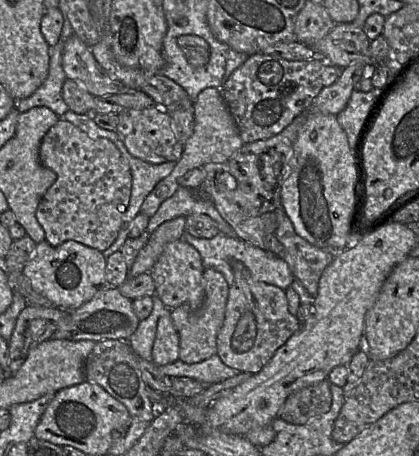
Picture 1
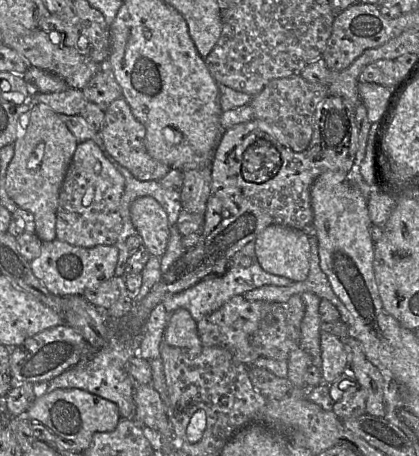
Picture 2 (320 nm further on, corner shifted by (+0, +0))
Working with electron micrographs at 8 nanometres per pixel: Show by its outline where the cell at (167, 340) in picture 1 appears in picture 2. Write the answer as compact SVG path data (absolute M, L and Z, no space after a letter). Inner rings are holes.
M183 308L169 315L163 341L170 346L184 349L191 358L199 356L204 348L198 334L197 322Z

